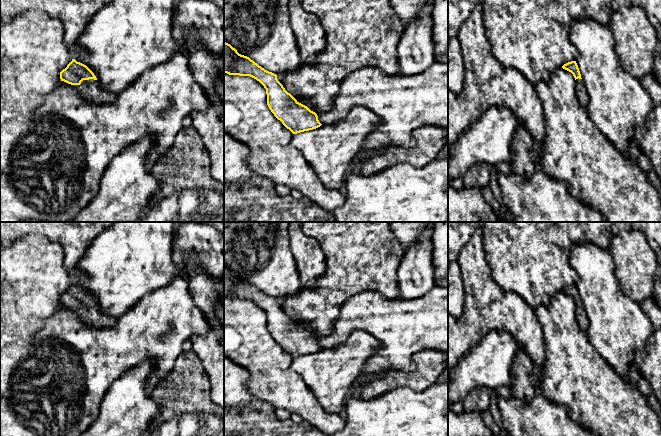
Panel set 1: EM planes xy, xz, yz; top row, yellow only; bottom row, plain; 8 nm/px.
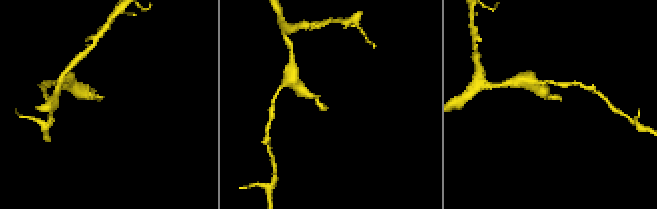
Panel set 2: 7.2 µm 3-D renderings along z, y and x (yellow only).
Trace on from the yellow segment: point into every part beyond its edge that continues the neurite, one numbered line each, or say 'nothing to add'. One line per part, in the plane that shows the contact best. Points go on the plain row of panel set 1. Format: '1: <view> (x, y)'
1: xy (90, 313)

